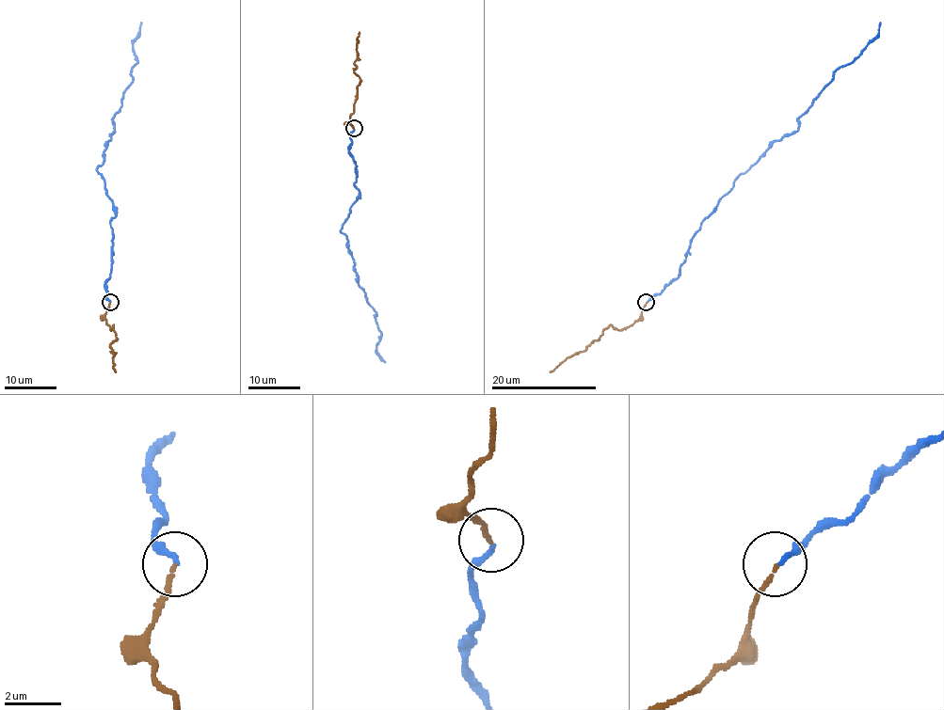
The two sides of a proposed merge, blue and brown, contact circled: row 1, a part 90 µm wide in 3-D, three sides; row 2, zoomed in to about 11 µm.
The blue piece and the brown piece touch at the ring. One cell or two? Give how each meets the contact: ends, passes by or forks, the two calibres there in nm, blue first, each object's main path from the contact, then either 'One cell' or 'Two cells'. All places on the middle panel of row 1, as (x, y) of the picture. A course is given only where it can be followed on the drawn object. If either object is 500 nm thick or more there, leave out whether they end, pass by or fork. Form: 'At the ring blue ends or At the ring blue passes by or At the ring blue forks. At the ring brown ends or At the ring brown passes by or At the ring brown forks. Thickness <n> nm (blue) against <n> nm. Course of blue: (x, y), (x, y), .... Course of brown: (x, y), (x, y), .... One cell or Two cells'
At the ring blue ends. At the ring brown ends. Thickness 190 nm (blue) against 150 nm. Course of blue: (355, 129), (349, 155), (359, 198), (340, 230), (356, 280), (376, 312), (376, 354), (385, 362). Course of brown: (353, 129), (349, 119), (360, 79), (355, 72), (360, 32). One cell

